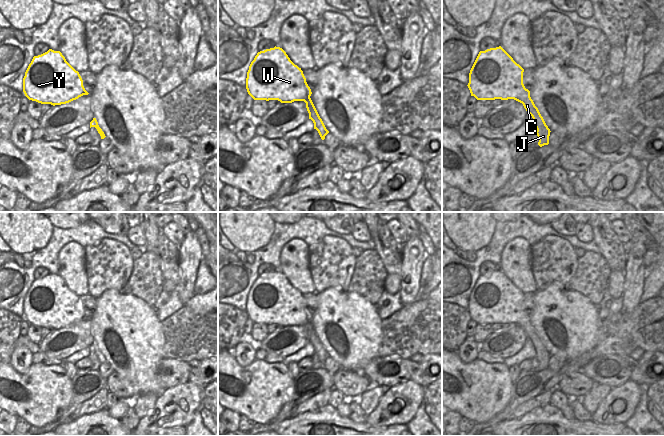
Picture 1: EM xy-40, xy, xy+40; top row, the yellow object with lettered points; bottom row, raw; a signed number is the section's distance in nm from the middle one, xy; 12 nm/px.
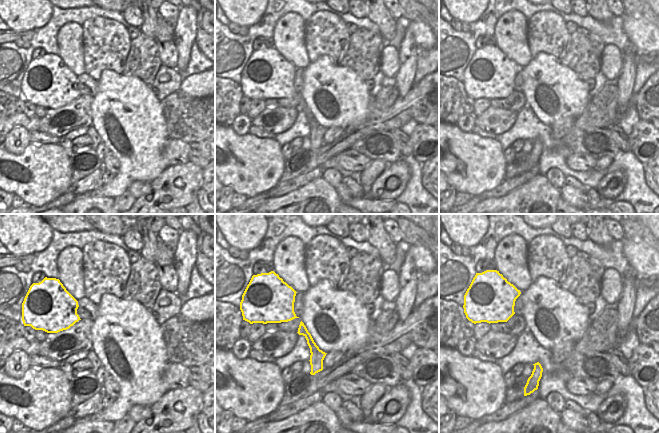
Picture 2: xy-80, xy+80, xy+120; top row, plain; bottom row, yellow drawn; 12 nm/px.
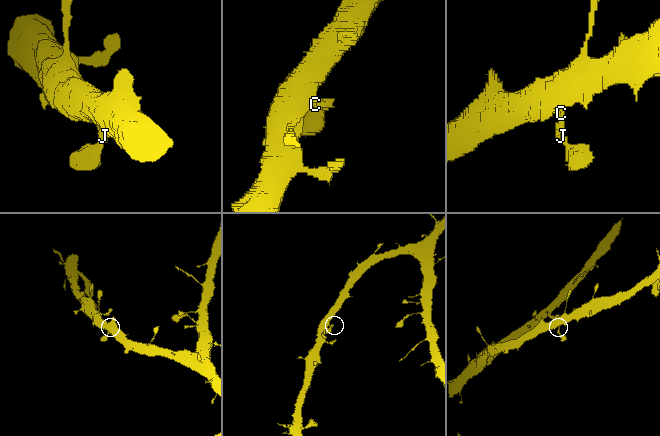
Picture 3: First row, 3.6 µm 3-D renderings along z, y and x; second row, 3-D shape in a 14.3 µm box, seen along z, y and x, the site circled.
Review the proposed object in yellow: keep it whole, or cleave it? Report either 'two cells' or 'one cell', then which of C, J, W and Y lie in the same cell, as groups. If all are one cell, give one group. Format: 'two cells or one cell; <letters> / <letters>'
one cell; C J W Y

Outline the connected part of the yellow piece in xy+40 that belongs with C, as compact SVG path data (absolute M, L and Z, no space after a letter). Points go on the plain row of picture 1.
M501 271L480 275L469 297L468 312L477 324L514 323L523 328L537 353L540 371L549 368L550 353L523 308L524 293Z

